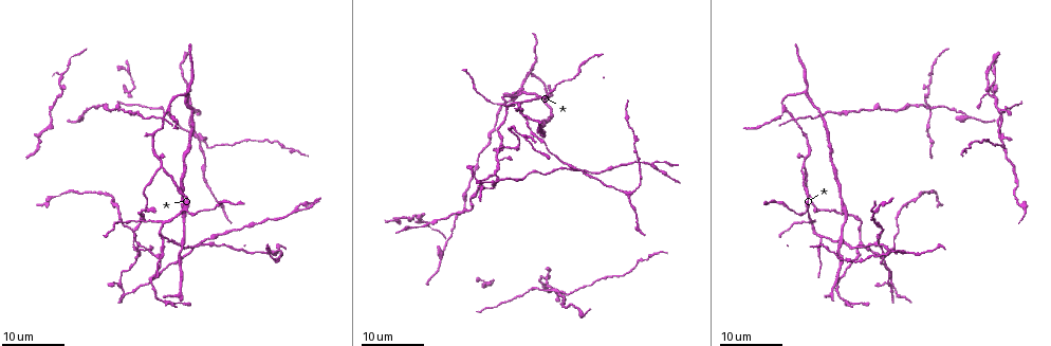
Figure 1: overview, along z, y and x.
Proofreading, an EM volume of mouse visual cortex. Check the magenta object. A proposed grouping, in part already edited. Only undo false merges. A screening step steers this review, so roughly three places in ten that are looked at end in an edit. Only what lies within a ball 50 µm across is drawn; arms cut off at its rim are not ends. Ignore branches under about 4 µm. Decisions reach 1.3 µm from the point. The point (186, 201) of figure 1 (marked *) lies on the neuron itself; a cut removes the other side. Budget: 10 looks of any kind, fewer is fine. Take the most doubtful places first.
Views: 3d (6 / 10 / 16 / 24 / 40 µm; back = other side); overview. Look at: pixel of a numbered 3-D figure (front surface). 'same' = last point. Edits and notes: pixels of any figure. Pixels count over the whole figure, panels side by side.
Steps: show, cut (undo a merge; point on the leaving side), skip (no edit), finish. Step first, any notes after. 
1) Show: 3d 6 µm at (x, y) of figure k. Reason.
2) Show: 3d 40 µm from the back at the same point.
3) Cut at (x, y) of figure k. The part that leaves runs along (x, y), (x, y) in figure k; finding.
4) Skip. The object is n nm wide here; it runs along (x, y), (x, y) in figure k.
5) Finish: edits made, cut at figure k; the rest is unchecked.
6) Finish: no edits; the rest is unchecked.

Show: 3d 16 µm at (795, 118) of figure 1. Looks like a crossing.

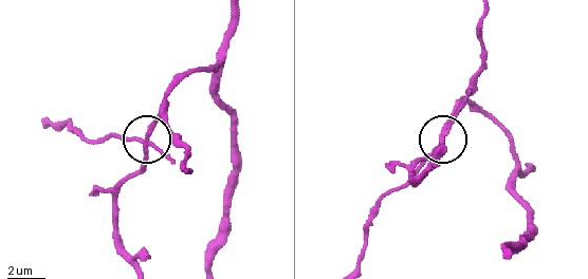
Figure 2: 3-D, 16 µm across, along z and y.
Show: 3d 6 µm at (144, 145) of figure 2.

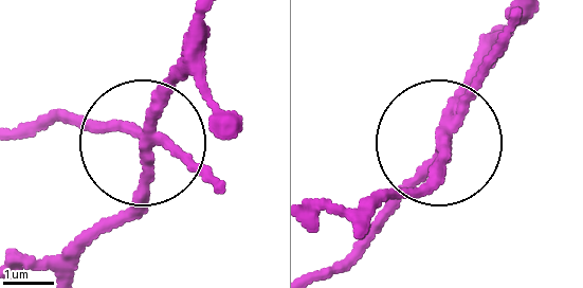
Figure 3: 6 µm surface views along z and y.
Cut at (184, 161) of figure 3. The part that leaves runs along (156, 132), (17, 124) in figure 3; two neurons meet here.

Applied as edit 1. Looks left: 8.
Show: 3d 24 µm at (201, 139) of figure 1. Four-way junction.

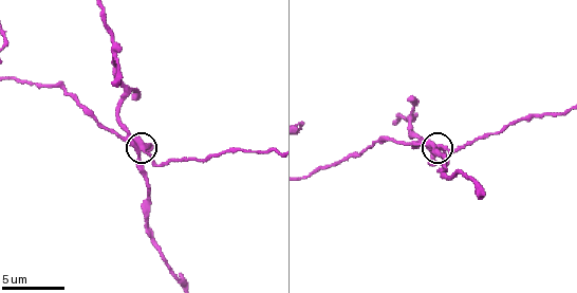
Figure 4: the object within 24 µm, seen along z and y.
Show: 3d 6 µm at (139, 151) of figure 4. Zoom in.

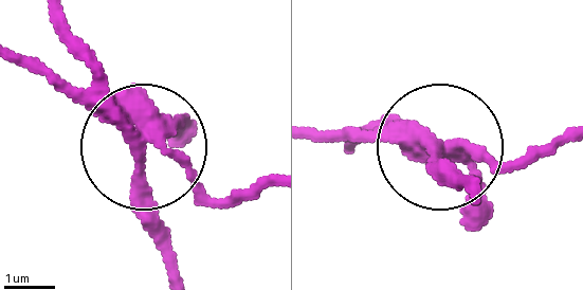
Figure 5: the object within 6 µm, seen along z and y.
Cut at (182, 114) of figure 5. 4 arms meet here; the part that leaves runs along (120, 118), (217, 202), (268, 185) in figure 5; two neurons meet here.

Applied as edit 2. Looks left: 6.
Show: 3d 24 µm at (210, 243) of figure 1. Four arms meet.

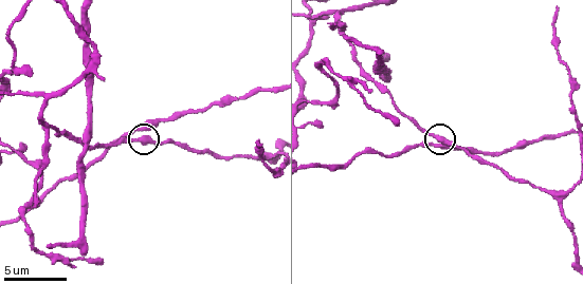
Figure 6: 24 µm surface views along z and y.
Show: 3d 10 µm at (145, 139) of figure 6.

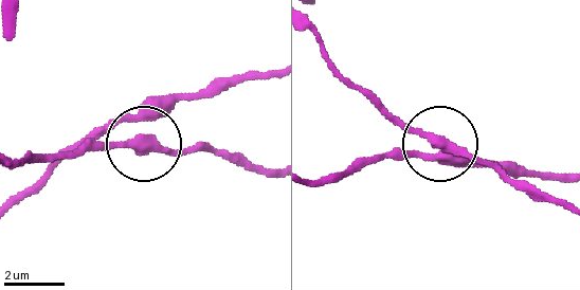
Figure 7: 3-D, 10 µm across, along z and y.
Skip. The side arm is 23 µm long; 4 arms meet here; one neuron here.

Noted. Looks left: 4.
Show: 3d 16 µm at (45, 96) of figure 6. Arms part here.

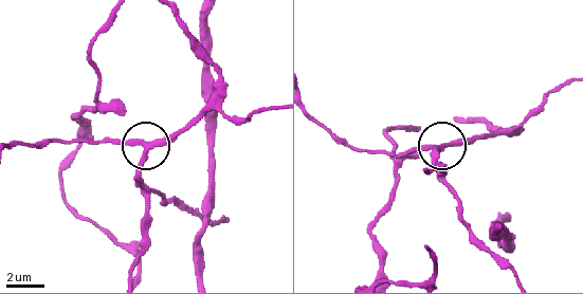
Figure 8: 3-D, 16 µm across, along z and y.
Skip. The side arm is 13 µm long; it runs along (217, 83), (216, 95), (199, 114), (146, 146), (87, 143) in figure 8; one neuron here.

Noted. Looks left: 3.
Show: 3d 24 µm at (496, 174) of figure 1.

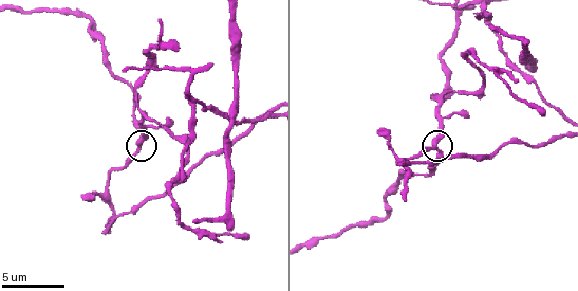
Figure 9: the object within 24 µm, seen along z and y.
Show: 3d 6 µm at (435, 144) of figure 9.

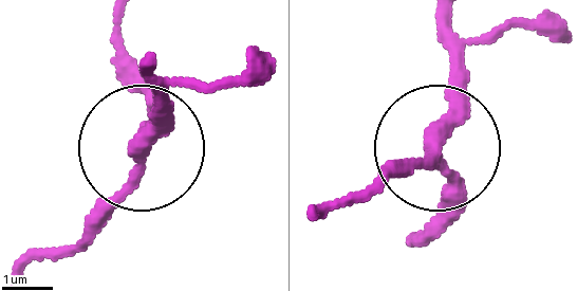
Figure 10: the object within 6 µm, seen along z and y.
Skip. 3 arms meet here; it runs along (447, 24), (443, 139), (363, 198) in figure 10; all the same neuron.

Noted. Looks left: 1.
Finish: edits made, cut at figure 3, cut at figure 5; the rest is unchecked.

